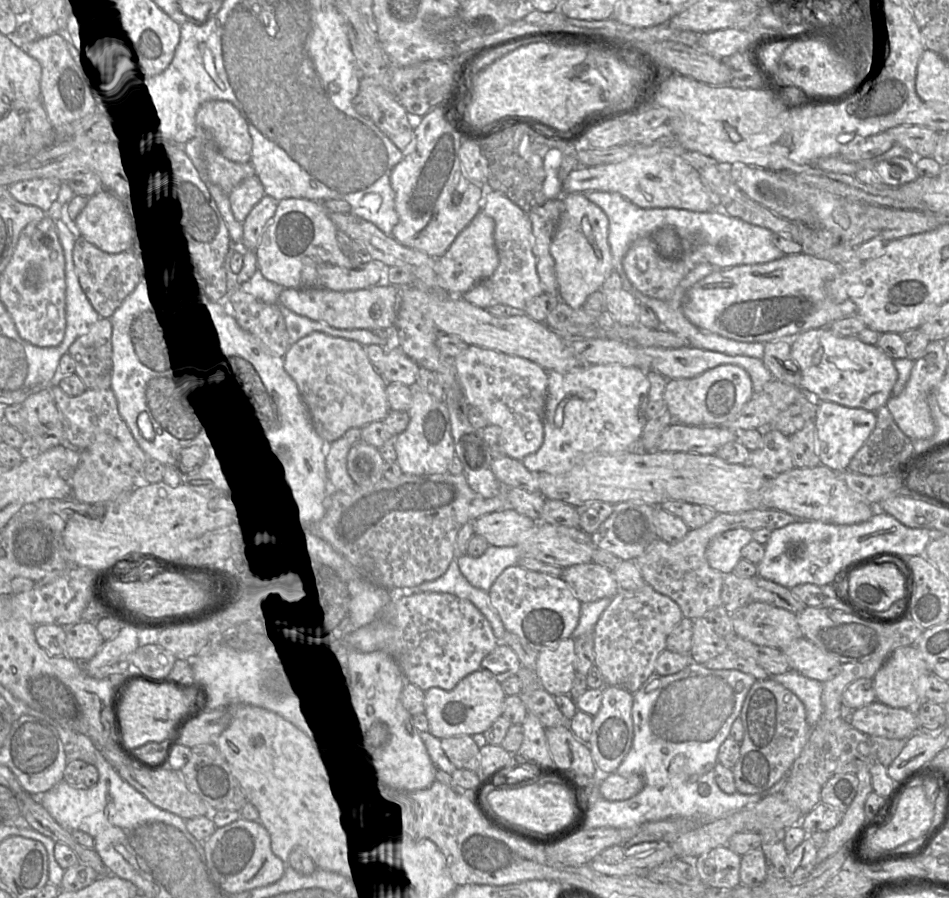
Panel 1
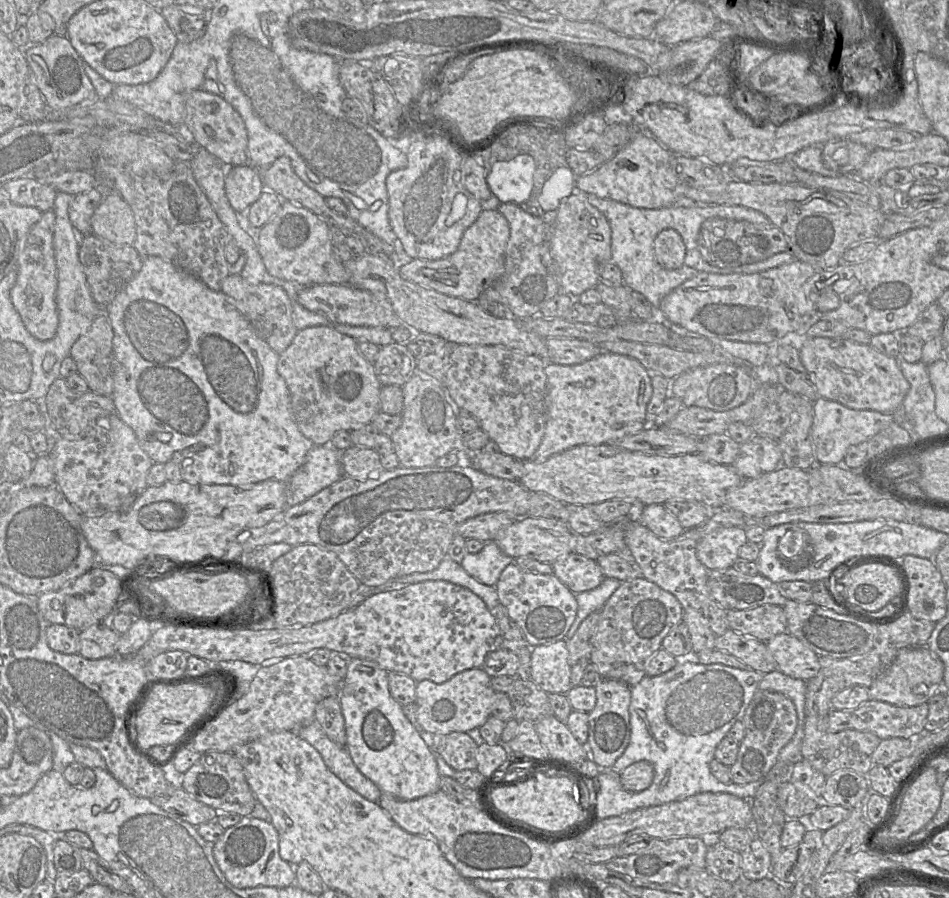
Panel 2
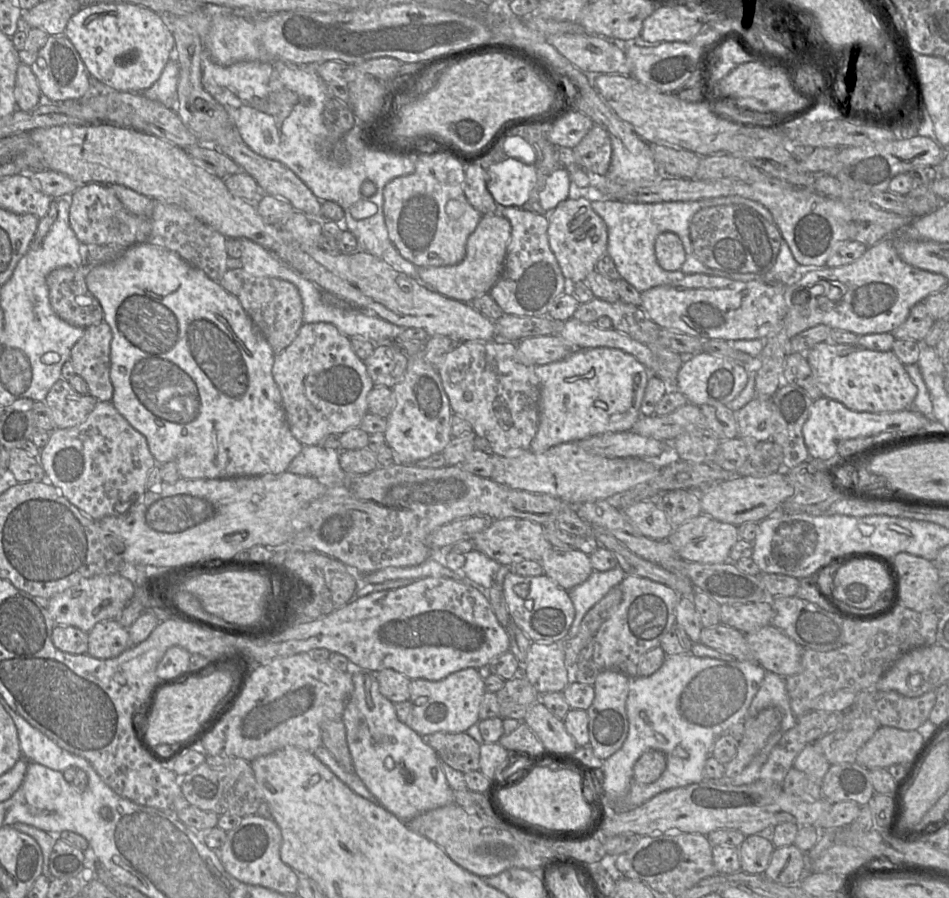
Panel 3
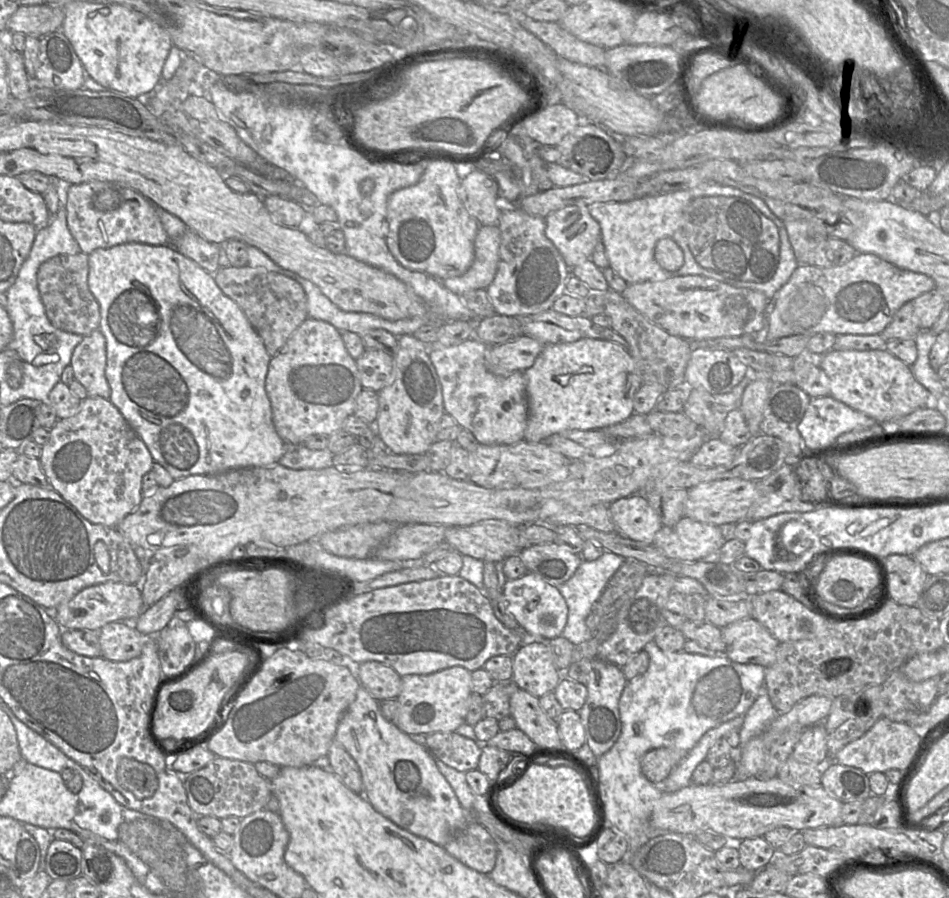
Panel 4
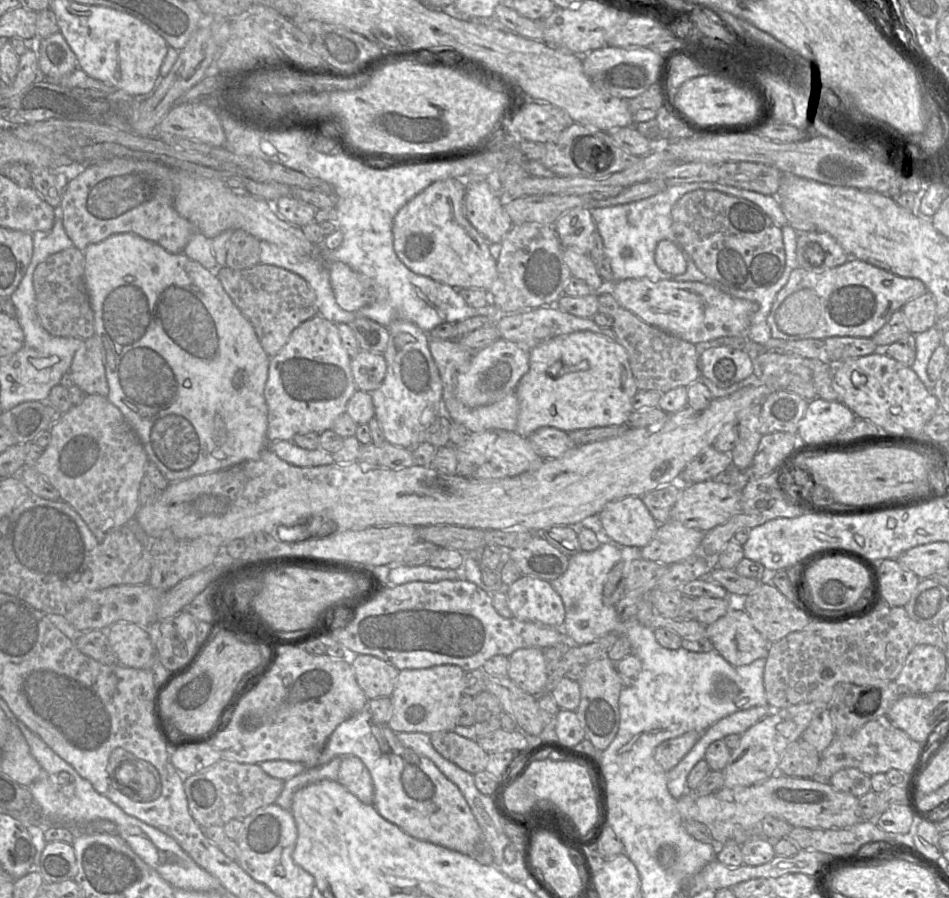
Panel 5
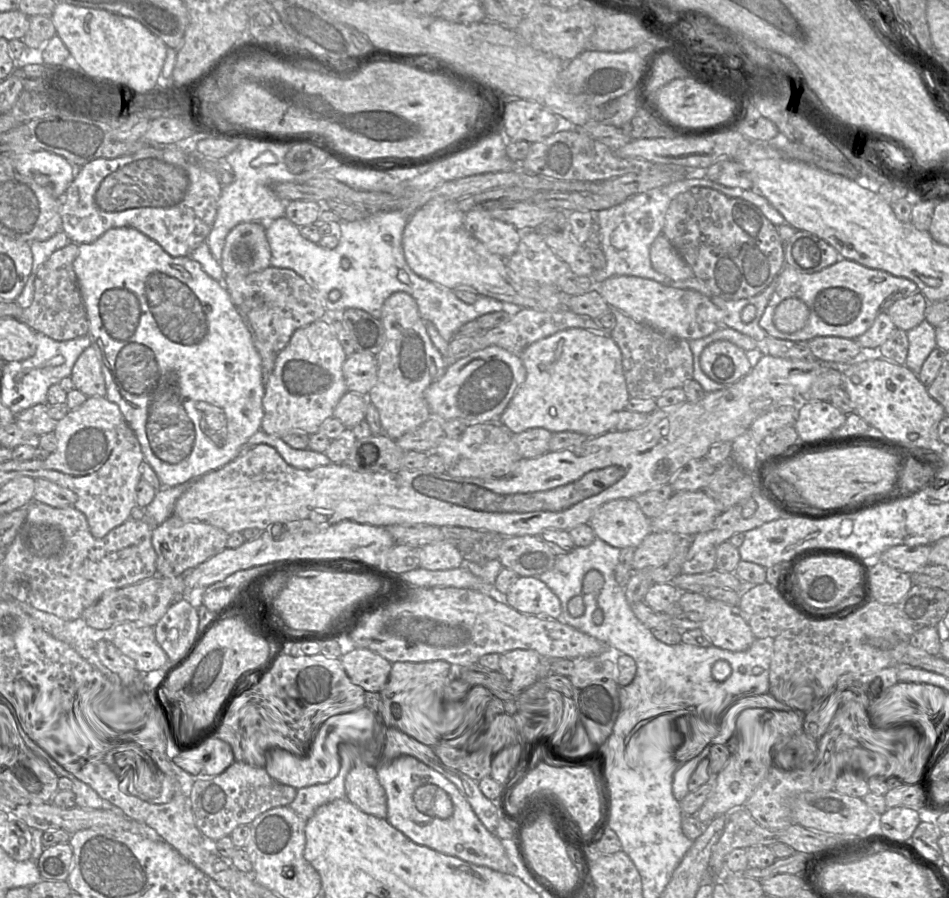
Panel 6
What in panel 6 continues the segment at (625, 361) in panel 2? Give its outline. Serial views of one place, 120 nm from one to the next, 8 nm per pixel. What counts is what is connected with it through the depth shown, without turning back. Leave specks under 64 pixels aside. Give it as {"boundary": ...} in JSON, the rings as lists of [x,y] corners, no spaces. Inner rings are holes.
{"boundary":[[[570,328],[538,340],[520,354],[526,378],[497,422],[512,434],[533,428],[544,428],[551,433],[577,432],[596,437],[614,430],[619,414],[630,399],[624,377],[621,351],[610,338],[581,328]]]}

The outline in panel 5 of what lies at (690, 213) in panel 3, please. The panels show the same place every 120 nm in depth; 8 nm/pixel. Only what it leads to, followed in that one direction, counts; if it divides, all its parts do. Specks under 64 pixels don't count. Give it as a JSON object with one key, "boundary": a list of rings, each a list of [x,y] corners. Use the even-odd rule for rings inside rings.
{"boundary":[[[718,182],[678,184],[667,187],[656,195],[639,201],[615,206],[590,208],[593,221],[596,225],[596,230],[600,233],[601,238],[603,239],[604,255],[609,258],[615,282],[626,279],[648,278],[651,281],[673,280],[680,282],[701,282],[706,285],[711,285],[719,290],[721,290],[721,286],[725,286],[702,273],[685,250],[682,250],[682,252],[687,262],[687,269],[683,274],[672,275],[663,272],[656,265],[654,259],[655,249],[659,241],[667,239],[678,246],[673,231],[671,215],[672,208],[683,195],[698,189],[716,190],[728,195],[745,198],[761,207],[779,227],[783,227],[787,224],[787,219],[781,209],[778,198],[775,195],[766,195]]]}

